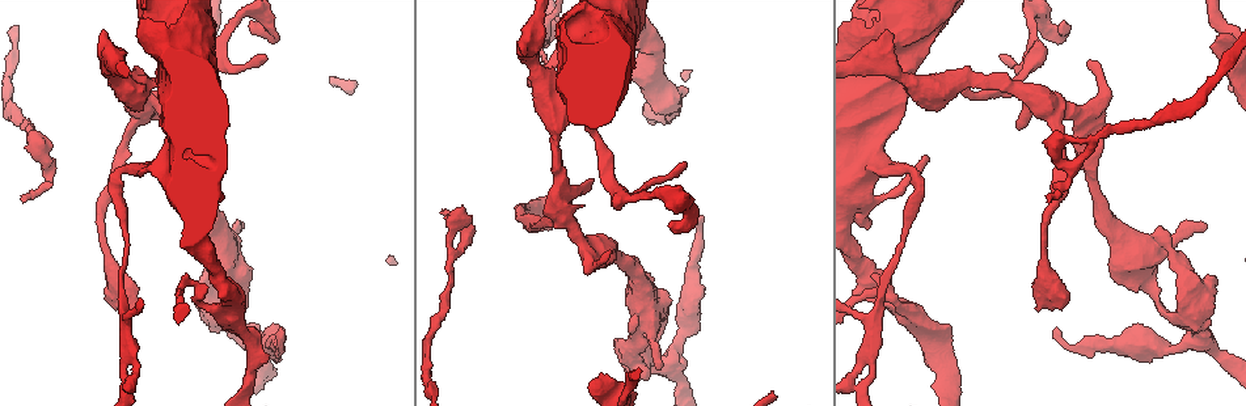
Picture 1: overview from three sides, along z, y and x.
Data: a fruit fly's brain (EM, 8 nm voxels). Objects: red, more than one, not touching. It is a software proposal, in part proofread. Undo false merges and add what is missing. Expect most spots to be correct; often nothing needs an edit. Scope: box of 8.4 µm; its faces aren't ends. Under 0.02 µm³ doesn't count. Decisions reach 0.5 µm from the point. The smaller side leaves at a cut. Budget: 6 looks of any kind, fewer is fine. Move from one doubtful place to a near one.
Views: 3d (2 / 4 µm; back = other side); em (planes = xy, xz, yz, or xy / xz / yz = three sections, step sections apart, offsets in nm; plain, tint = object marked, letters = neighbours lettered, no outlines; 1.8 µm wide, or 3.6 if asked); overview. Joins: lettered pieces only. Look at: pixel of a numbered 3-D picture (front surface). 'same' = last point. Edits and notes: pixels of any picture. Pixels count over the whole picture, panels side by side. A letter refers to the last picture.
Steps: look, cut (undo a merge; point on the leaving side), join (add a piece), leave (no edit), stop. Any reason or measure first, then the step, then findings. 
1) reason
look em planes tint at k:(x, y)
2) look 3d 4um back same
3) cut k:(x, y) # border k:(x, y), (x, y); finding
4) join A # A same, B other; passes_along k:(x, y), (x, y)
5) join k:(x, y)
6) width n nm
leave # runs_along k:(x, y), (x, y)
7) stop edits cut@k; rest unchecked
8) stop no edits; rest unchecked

free end
look 3d 4um at 1:(635, 325)

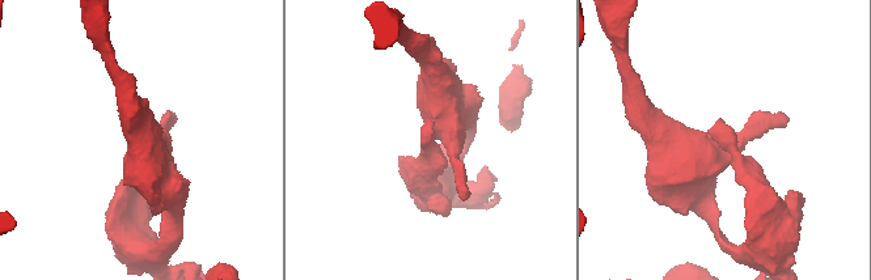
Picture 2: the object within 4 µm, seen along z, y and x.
need the tissue
look em 3.6um planes letters at 2:(429, 134)

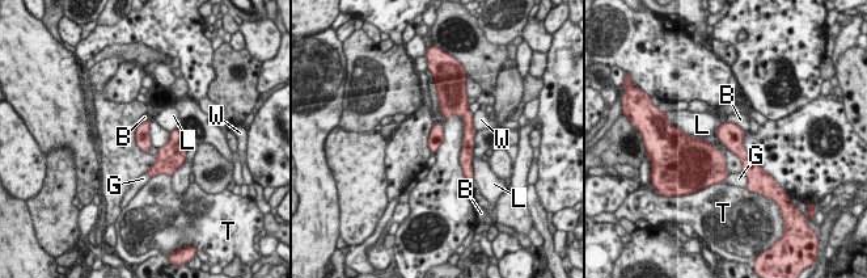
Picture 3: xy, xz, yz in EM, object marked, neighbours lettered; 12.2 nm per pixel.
leave # B other, G other, L other, T other, W other; border 3:(723, 121), (731, 121), (743, 131); no lettered piece goes on from it

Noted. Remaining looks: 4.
an open end
look em xz step 16 tint at 1:(662, 114)

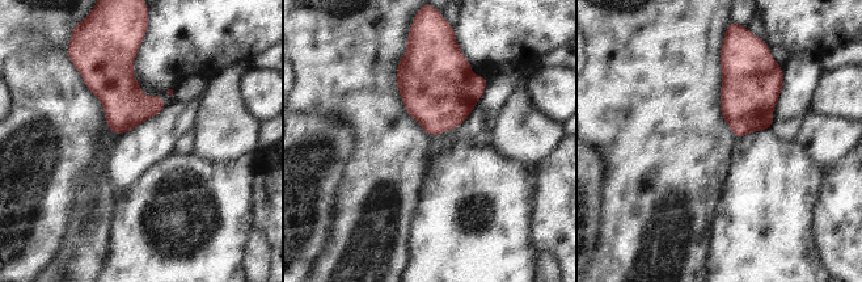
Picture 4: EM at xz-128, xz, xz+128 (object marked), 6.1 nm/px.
look em planes letters same

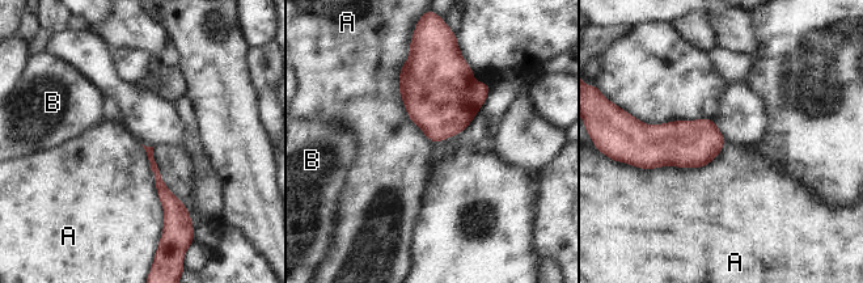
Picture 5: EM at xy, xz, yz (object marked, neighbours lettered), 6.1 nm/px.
longest_contact A 550 nm
leave # A other, B other; runs_along 5:(149, 150), (168, 199), (166, 216); no lettered piece goes on from it

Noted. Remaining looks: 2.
free end
look 3d 4um at 1:(1219, 34)

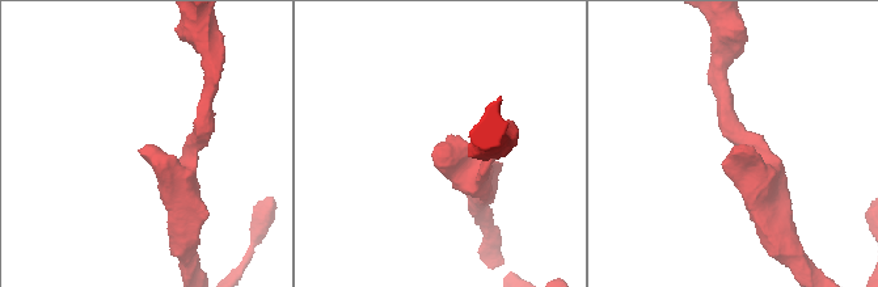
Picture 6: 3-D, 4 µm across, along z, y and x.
look em planes letters at 6:(735, 148)

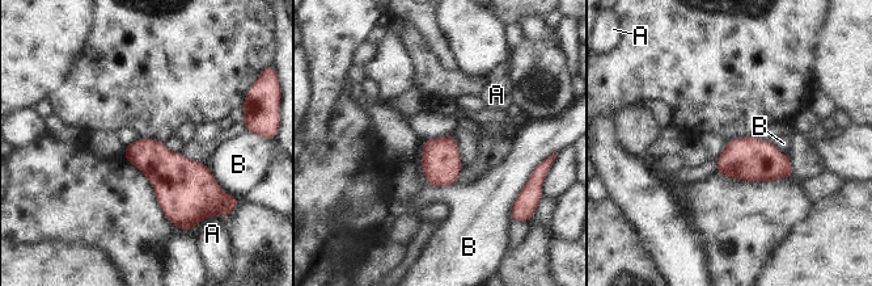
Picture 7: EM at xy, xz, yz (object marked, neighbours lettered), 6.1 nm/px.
leave # A other, B other; border 7:(427, 184), (454, 185); none of them fits

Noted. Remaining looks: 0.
stop no edits; rest unchecked

